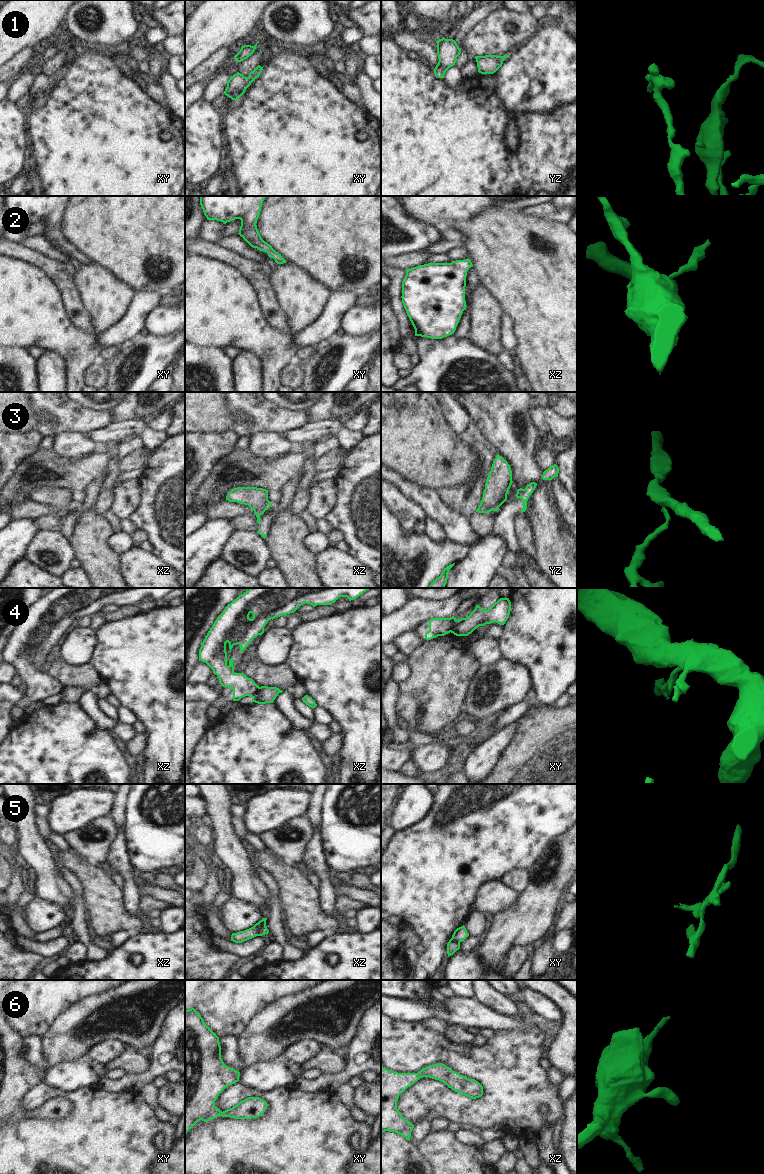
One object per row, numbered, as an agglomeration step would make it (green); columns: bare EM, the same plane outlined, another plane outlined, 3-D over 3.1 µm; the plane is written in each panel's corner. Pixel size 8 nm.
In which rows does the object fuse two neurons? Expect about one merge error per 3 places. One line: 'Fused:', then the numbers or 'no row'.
Fused: 3, 4, 5.

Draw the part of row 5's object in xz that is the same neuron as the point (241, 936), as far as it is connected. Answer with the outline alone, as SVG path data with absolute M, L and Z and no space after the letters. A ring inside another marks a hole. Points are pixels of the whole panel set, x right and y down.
M262 919L249 929L246 929L244 931L239 931L237 933L232 933L231 941L233 941L235 943L242 943L242 942L252 939L256 936L259 936L260 928L264 925L265 925L265 922Z

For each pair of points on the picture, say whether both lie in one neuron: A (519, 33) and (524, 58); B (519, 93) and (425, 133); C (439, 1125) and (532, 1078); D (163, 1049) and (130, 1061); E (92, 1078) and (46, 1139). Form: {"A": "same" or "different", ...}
{"A": "different", "B": "different", "C": "different", "D": "different", "E": "different"}

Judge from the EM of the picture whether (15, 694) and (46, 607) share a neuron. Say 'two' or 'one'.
two

